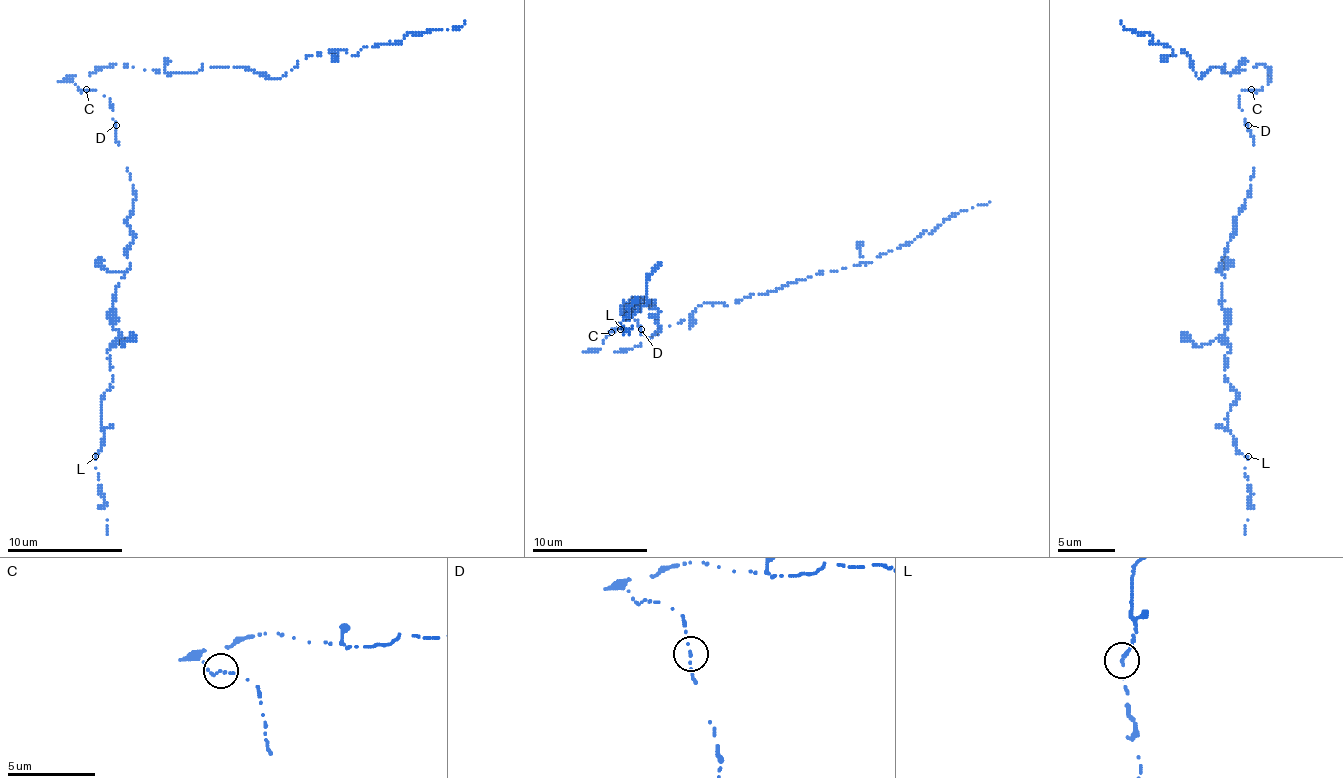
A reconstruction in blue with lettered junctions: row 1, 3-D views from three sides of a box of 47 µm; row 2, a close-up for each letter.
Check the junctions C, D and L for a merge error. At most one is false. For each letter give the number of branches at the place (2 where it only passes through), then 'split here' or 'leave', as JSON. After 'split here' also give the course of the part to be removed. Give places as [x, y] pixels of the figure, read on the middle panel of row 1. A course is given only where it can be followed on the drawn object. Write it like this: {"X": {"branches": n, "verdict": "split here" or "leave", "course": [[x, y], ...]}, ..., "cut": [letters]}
{"C": {"branches": 2, "verdict": "leave"}, "D": {"branches": 2, "verdict": "leave"}, "L": {"branches": 1, "verdict": "leave"}, "cut": []}

